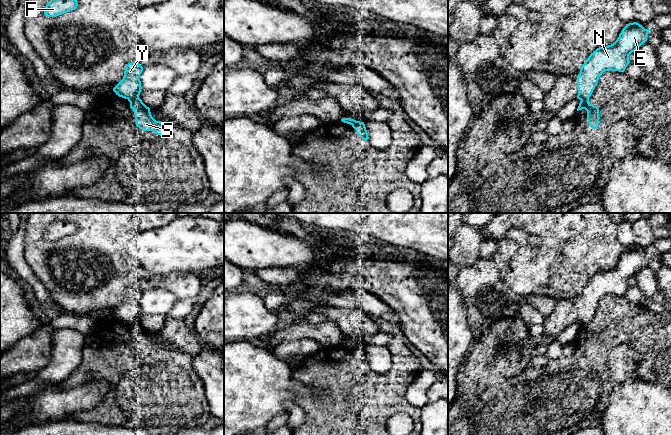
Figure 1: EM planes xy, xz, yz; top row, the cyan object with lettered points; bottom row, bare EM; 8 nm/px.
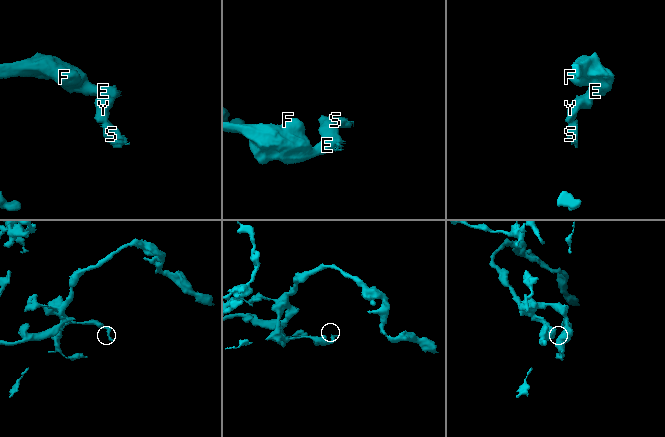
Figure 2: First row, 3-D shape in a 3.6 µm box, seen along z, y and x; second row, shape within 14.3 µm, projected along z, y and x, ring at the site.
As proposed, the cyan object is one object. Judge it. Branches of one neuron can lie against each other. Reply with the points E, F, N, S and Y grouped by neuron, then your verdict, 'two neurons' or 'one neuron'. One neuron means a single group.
groups E F N Y / S; two neurons

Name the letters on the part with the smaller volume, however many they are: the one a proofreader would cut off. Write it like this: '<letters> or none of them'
S

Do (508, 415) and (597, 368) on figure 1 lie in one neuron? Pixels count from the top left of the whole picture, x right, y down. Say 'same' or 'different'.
same

